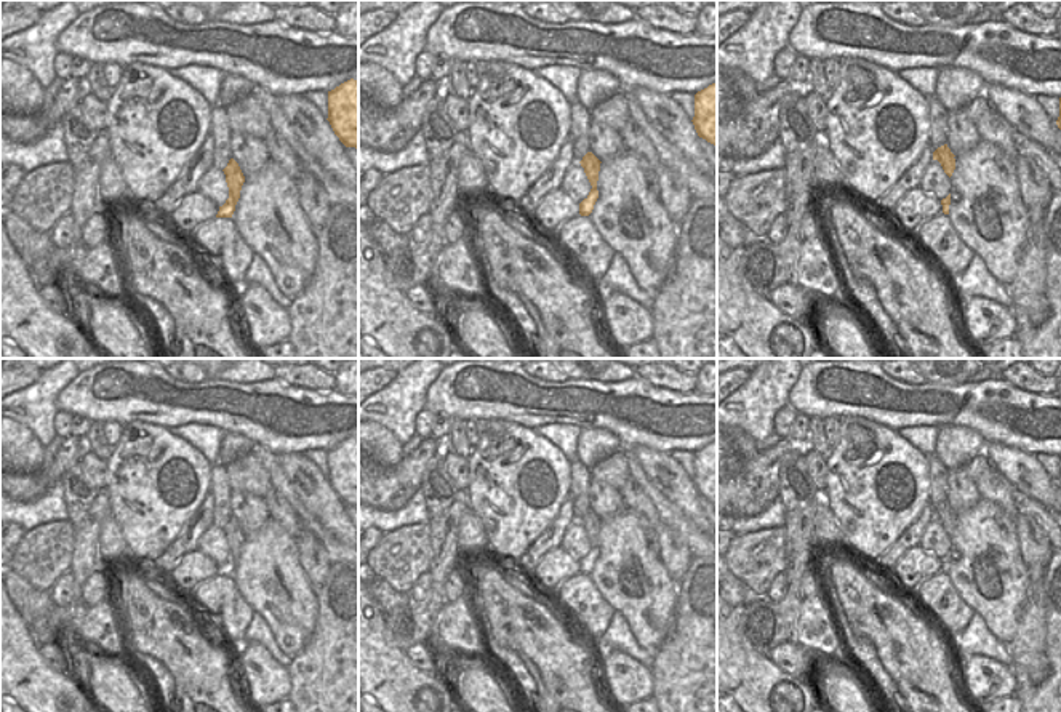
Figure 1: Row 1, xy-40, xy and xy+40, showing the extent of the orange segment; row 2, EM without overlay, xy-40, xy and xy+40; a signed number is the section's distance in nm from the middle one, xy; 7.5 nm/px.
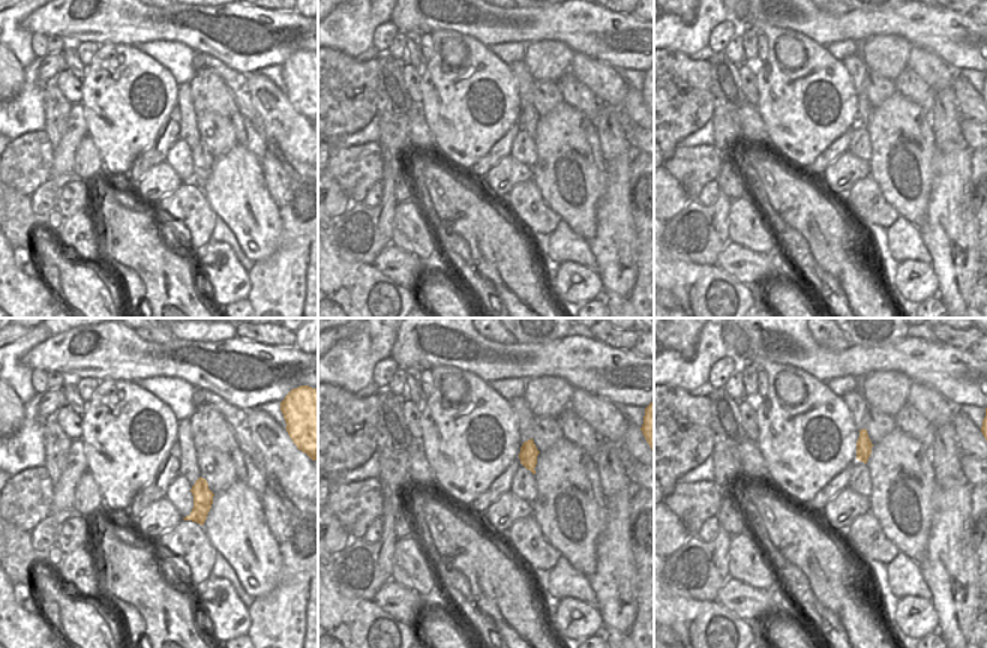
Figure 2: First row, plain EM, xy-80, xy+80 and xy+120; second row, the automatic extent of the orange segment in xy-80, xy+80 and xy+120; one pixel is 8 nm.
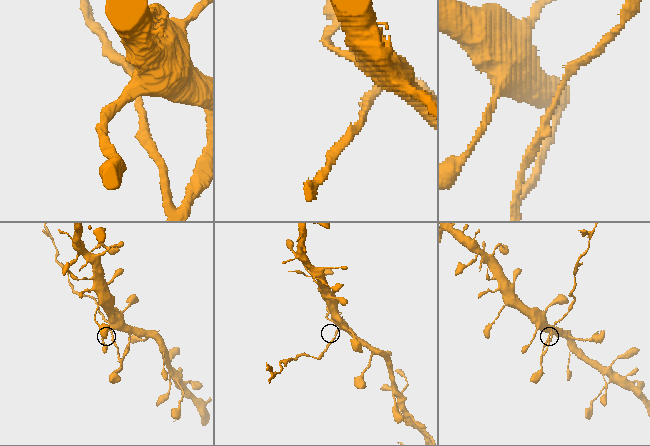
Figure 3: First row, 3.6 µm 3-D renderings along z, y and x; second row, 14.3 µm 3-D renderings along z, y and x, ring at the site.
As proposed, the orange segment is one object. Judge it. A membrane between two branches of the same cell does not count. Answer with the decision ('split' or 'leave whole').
split

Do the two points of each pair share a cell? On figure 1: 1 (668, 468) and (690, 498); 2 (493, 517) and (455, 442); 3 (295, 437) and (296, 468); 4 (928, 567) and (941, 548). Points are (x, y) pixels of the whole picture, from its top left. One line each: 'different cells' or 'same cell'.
1: same cell
2: different cells
3: different cells
4: different cells

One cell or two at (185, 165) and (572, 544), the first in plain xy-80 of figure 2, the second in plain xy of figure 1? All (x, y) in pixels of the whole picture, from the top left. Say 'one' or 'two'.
one

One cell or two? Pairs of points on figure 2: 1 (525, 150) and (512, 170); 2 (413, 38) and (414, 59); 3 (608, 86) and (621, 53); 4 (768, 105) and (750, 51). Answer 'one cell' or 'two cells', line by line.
1: two cells
2: one cell
3: two cells
4: two cells

